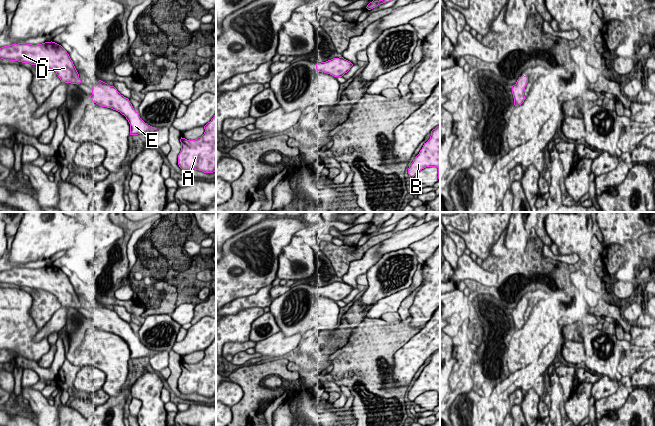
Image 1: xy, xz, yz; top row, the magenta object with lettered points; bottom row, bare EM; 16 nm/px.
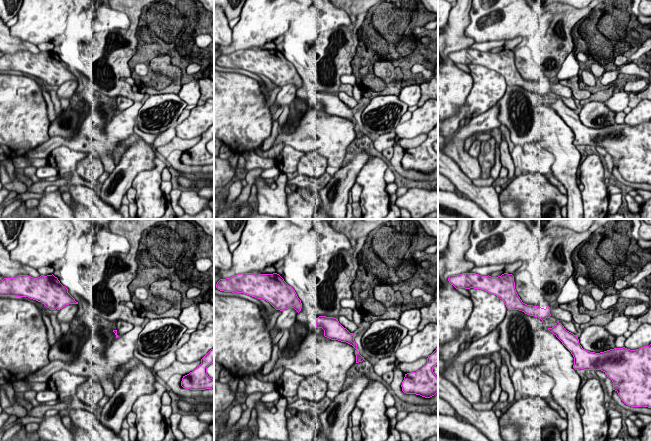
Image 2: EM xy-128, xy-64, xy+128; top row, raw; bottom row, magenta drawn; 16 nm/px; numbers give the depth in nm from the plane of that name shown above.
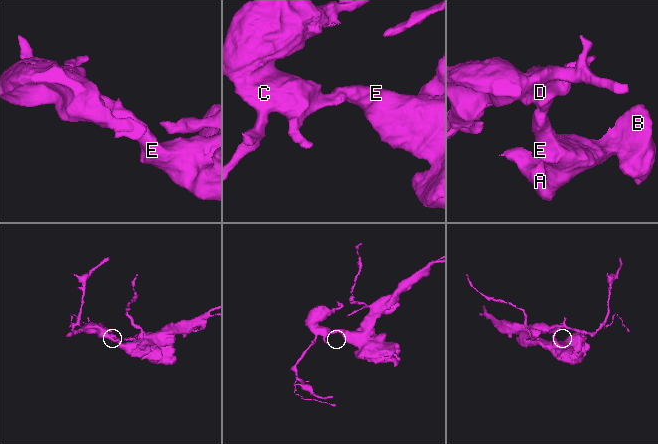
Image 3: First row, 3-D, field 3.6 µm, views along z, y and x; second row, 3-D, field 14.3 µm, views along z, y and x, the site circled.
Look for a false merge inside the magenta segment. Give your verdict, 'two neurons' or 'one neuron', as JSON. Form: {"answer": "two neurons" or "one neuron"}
{"answer": "two neurons"}

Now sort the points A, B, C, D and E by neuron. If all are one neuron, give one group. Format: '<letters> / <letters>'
A B E / C D

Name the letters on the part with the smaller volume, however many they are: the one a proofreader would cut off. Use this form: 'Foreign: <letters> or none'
Foreign: C, D

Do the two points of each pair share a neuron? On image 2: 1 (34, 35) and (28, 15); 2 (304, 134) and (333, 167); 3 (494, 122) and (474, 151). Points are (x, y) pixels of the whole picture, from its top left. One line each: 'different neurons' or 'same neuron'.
1: same neuron
2: same neuron
3: different neurons

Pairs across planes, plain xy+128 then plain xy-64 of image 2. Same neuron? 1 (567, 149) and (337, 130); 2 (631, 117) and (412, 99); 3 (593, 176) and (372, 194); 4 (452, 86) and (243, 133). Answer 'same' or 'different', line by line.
1: same
2: different
3: same
4: same

